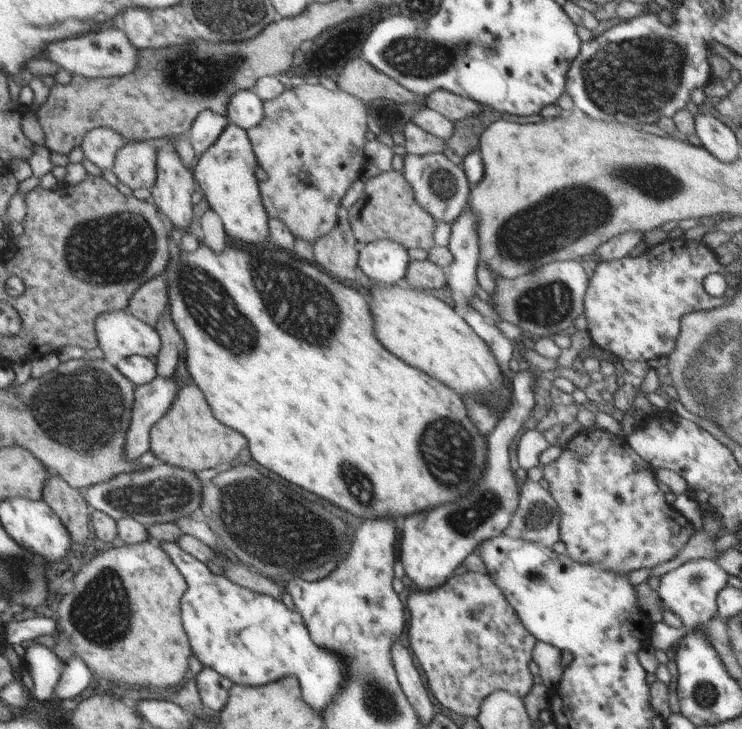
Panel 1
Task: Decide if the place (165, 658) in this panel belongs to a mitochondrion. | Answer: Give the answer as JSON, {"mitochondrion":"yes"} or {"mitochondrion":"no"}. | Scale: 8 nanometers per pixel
{"mitochondrion":"no"}

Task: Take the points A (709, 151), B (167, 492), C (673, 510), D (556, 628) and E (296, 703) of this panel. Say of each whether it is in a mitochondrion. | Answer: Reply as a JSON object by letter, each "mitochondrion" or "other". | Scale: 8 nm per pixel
{"A":"other","B":"mitochondrion","C":"other","D":"other","E":"other"}

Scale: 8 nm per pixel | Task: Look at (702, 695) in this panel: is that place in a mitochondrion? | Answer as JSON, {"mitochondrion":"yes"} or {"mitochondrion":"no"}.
{"mitochondrion":"yes"}

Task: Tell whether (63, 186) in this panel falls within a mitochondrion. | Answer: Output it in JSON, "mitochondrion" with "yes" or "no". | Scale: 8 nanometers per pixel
{"mitochondrion":"no"}

